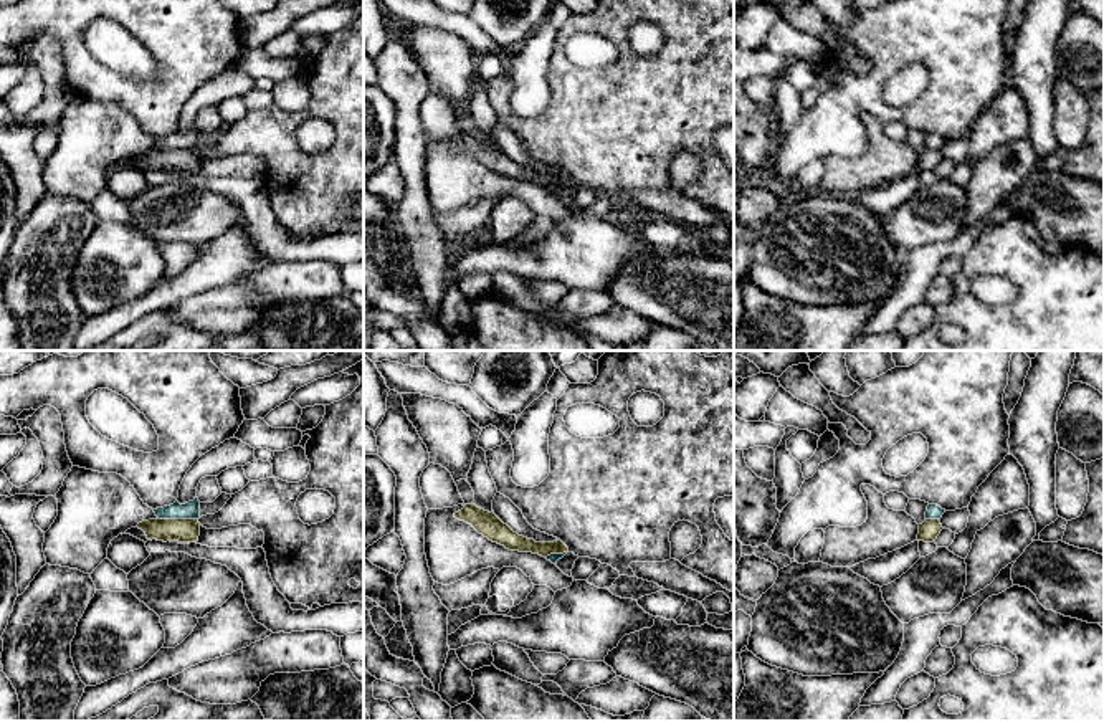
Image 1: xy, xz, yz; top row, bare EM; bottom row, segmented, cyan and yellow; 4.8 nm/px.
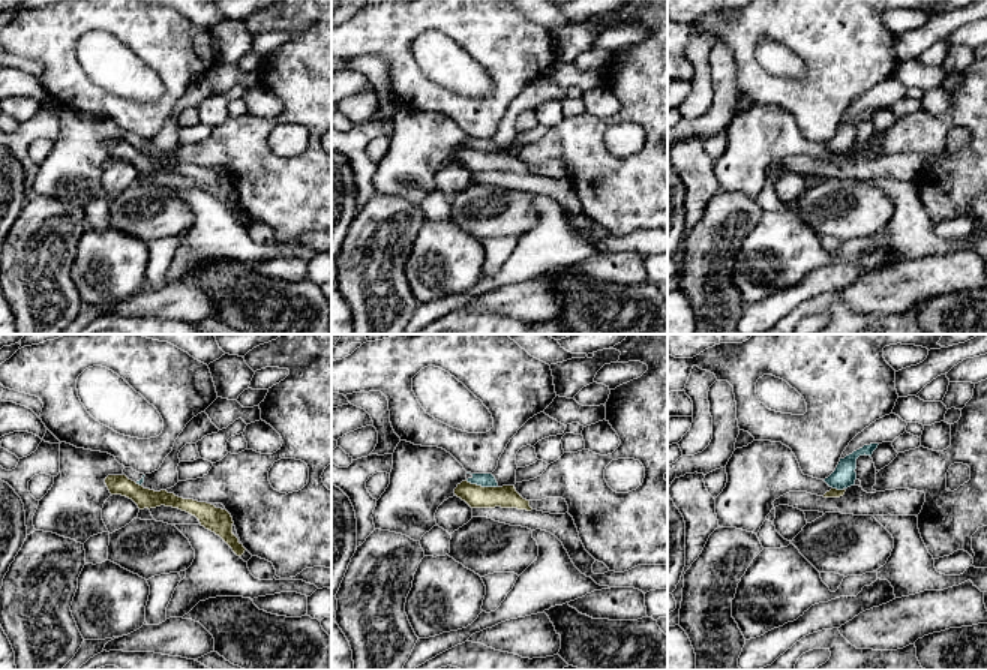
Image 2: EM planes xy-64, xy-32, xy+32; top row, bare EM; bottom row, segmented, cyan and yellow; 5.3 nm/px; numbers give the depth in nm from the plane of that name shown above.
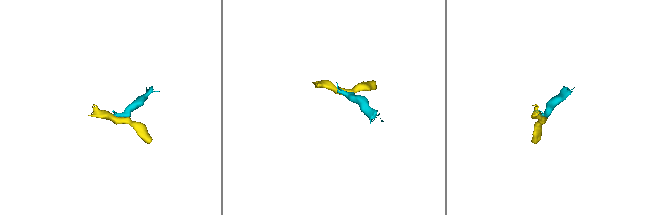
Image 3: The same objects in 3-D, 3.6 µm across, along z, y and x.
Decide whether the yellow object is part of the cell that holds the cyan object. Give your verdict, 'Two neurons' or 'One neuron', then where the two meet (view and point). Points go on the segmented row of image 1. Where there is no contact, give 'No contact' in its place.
Two neurons. Touches cyan at xy (179, 518)

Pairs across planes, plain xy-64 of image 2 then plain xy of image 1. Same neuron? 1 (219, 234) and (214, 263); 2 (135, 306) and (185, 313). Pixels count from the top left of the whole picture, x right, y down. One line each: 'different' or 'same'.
1: same
2: same

